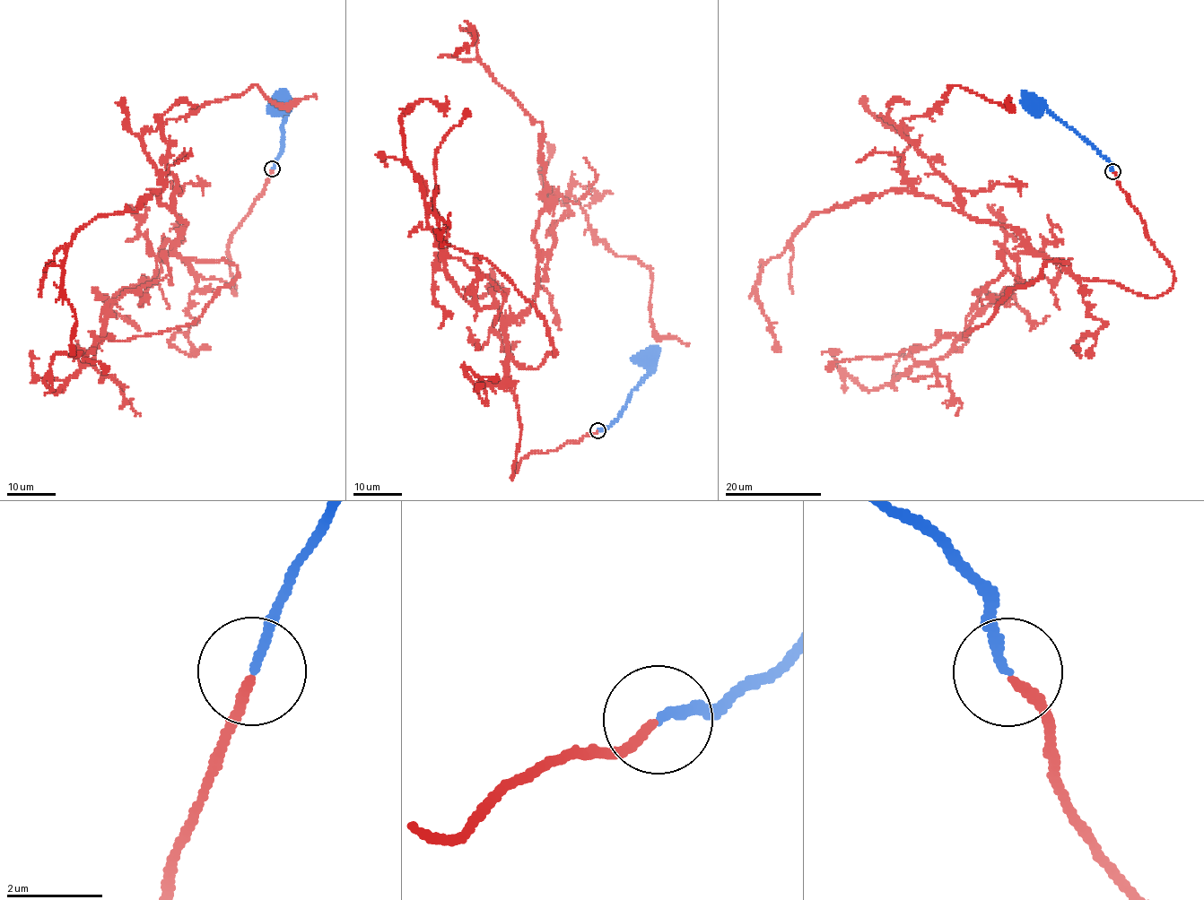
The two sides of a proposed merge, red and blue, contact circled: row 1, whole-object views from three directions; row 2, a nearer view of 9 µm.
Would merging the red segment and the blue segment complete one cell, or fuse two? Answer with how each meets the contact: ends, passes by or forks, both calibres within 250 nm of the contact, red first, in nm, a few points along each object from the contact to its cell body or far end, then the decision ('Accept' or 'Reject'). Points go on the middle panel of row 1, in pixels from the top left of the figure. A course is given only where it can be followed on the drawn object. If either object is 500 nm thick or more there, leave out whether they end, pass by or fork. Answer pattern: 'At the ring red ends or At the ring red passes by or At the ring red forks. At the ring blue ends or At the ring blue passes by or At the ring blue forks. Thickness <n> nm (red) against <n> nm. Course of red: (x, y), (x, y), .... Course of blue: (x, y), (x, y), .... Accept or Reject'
At the ring red ends. At the ring blue ends. Thickness 200 nm (red) against 180 nm. Course of red: (597, 430), (512, 478), (506, 332), (537, 289), (543, 125), (472, 28), (457, 52). Course of blue: (598, 430), (615, 420), (631, 391), (649, 374), (652, 369), (648, 361). Accept

